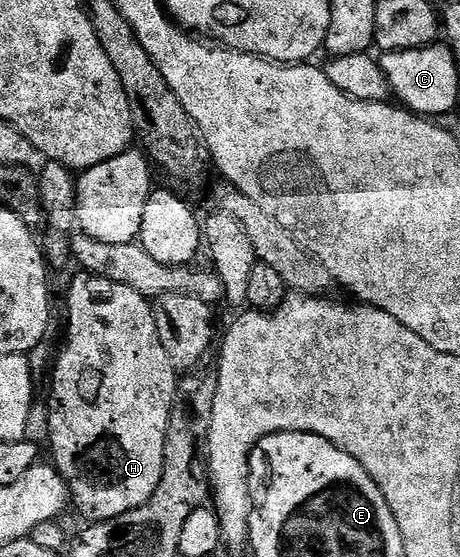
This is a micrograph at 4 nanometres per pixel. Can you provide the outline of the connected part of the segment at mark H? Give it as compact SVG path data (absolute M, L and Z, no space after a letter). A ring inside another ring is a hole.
M80 273L80 276L68 287L68 340L56 359L56 368L52 371L52 404L48 407L48 443L52 446L51 462L56 468L64 484L68 486L70 503L85 520L92 523L105 523L107 519L117 519L127 511L138 509L154 497L154 489L158 489L158 481L162 481L164 468L164 446L168 436L168 418L172 412L172 398L176 392L178 372L173 367L170 357L166 357L166 349L162 349L162 341L158 337L158 325L154 325L152 304L142 293L130 289L130 285L111 283L97 275Z

